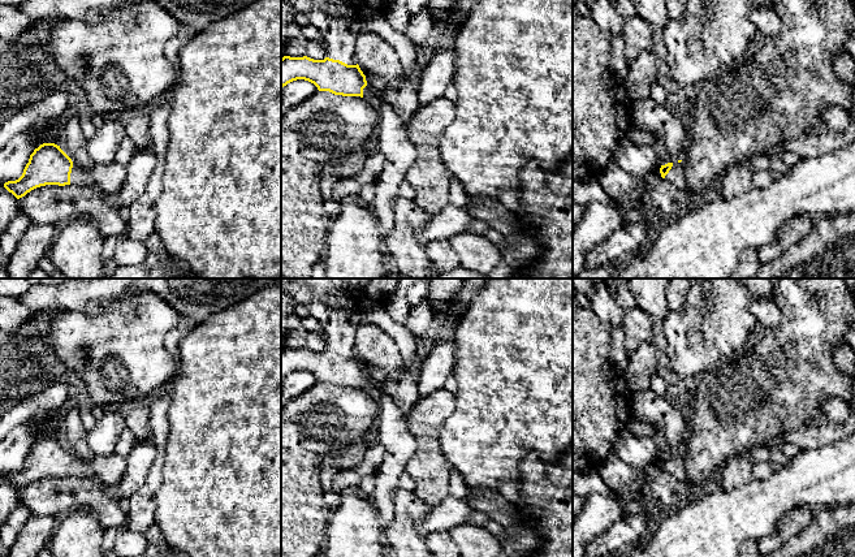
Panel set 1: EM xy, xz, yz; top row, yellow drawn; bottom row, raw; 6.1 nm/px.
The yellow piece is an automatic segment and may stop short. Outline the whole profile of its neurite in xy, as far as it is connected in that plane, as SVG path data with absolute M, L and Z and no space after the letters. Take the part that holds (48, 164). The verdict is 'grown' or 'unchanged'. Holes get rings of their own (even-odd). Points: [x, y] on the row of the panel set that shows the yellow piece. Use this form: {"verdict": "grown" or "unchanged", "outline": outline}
{"verdict": "grown", "outline": "M43 143L30 155L22 176L8 181L4 187L17 199L31 190L46 185L99 186L105 195L115 199L126 178L126 167L116 160L98 165L87 172L75 165L72 159L55 143Z"}

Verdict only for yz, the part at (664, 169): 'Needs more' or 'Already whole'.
Needs more

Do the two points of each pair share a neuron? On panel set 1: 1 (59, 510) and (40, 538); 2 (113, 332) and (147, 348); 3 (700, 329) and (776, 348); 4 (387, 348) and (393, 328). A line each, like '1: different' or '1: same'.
1: different
2: same
3: different
4: different

